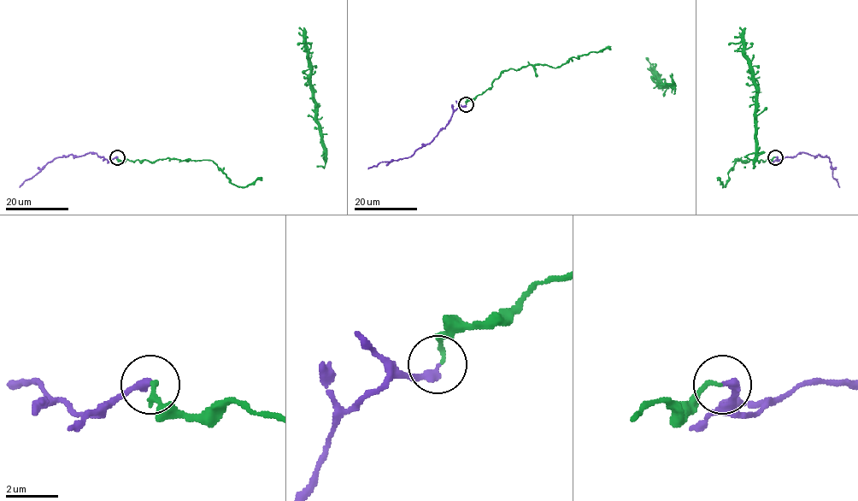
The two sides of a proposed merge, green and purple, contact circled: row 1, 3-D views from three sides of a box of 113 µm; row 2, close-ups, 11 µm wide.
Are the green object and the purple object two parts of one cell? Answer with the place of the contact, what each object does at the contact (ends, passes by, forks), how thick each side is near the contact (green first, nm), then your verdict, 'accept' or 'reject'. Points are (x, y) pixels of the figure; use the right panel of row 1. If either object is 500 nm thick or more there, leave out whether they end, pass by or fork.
at (775, 157); green ends there; purple ends there; 140 nm thick on the green side, 320 nm on the other; accept

